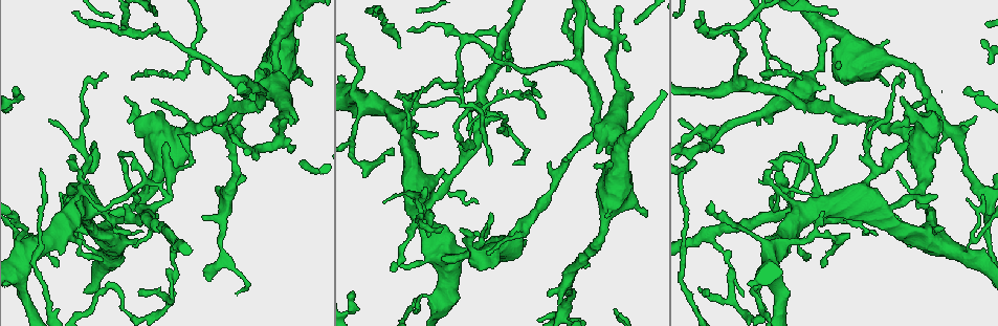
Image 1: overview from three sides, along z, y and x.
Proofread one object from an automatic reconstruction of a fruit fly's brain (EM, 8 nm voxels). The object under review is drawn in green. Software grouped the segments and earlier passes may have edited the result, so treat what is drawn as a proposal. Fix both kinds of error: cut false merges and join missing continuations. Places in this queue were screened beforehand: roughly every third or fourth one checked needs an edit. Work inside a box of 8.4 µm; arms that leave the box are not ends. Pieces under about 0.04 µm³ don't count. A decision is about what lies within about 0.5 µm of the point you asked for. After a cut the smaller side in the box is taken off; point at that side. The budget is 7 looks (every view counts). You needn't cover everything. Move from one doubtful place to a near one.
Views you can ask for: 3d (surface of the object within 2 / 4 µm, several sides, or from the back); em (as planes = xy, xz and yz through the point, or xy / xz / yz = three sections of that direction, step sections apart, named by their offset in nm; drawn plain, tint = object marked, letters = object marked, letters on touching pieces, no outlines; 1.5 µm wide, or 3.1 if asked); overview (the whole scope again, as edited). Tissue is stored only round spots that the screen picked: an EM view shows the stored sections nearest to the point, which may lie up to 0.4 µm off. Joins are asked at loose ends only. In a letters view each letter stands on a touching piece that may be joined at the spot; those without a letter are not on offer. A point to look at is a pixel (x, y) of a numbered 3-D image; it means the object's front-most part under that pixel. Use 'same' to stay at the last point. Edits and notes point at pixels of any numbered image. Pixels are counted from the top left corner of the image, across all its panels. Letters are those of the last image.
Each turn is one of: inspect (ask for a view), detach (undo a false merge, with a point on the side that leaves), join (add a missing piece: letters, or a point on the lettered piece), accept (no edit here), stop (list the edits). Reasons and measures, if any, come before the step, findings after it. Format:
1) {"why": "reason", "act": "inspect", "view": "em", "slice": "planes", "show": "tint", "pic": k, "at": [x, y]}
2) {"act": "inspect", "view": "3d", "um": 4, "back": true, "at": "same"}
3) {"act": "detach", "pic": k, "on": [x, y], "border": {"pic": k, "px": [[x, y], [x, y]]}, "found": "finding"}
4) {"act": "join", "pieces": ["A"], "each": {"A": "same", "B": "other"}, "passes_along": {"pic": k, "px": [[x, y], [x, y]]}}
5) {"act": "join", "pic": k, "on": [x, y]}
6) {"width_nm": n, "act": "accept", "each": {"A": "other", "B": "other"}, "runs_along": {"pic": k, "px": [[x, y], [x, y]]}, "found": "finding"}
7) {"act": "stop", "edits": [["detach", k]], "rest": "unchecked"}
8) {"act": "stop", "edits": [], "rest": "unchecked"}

{"act": "inspect", "view": "em", "slice": "planes", "show": "tint", "pic": 1, "at": [975, 117]}

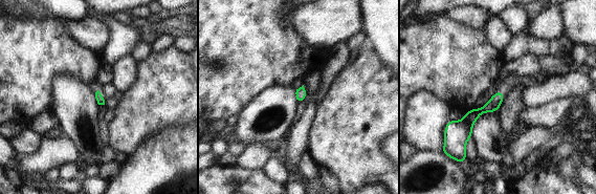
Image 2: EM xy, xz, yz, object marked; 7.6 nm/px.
{"why": "what lies round it", "act": "inspect", "view": "em", "slice": "planes", "show": "letters", "at": "same"}

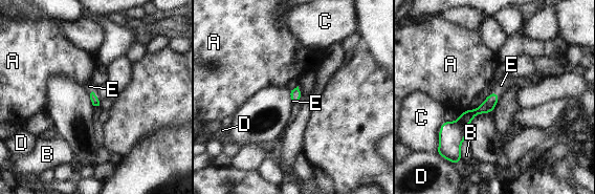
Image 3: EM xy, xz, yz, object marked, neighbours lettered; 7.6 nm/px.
{"act": "join", "pic": 3, "on": [89, 86], "each": {"A": "other", "B": "other", "C": "other", "D": "other", "E": "same"}, "passes_along": {"pic": 3, "px": [[93, 98], [93, 92], [89, 86]]}, "found": "it goes on there"}

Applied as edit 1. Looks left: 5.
{"act": "inspect", "view": "overview"}

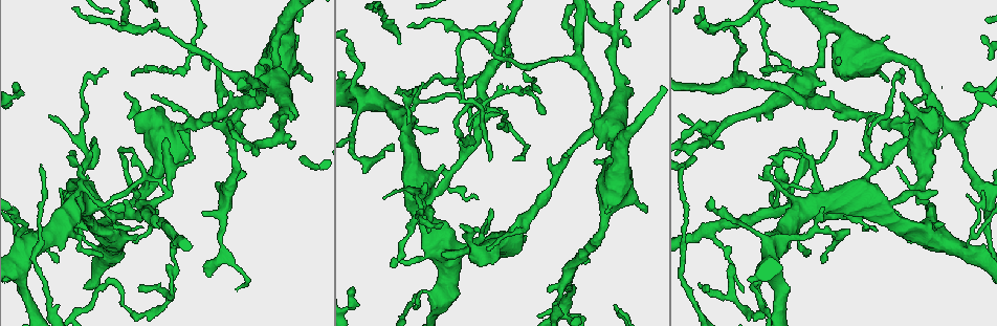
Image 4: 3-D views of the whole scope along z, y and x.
{"why": "free end", "act": "inspect", "view": "3d", "um": 2, "back": true, "pic": 4, "at": [93, 139]}

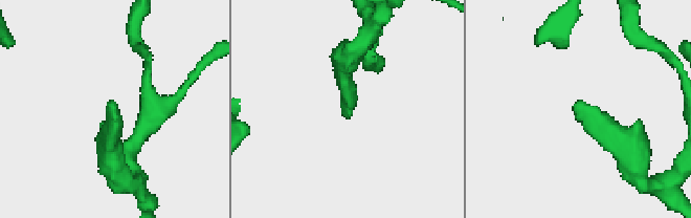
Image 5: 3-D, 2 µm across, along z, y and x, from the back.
{"why": "now the EM", "act": "inspect", "view": "em", "slice": "planes", "show": "plain", "pic": 5, "at": [574, 105]}

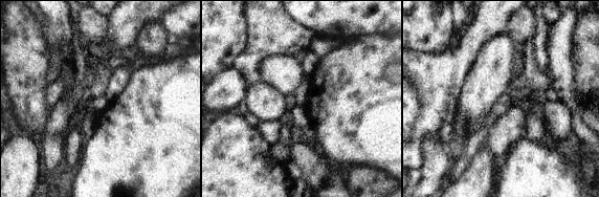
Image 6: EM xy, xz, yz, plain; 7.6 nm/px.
{"why": "what lies round it", "act": "inspect", "view": "em", "slice": "planes", "show": "letters", "at": "same"}

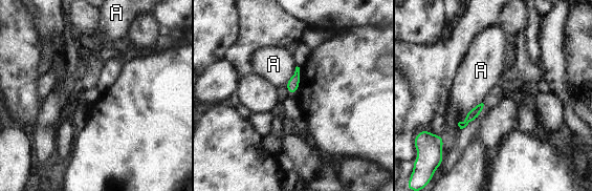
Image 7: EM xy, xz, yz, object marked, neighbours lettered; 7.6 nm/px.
{"act": "accept", "each": {"A": "other"}, "border": {"pic": 7, "px": [[482, 102], [458, 123], [460, 129]]}, "found": "no lettered piece goes on from it"}

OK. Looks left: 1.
{"act": "stop", "edits": [["join", 3]], "rest": "unchecked"}

